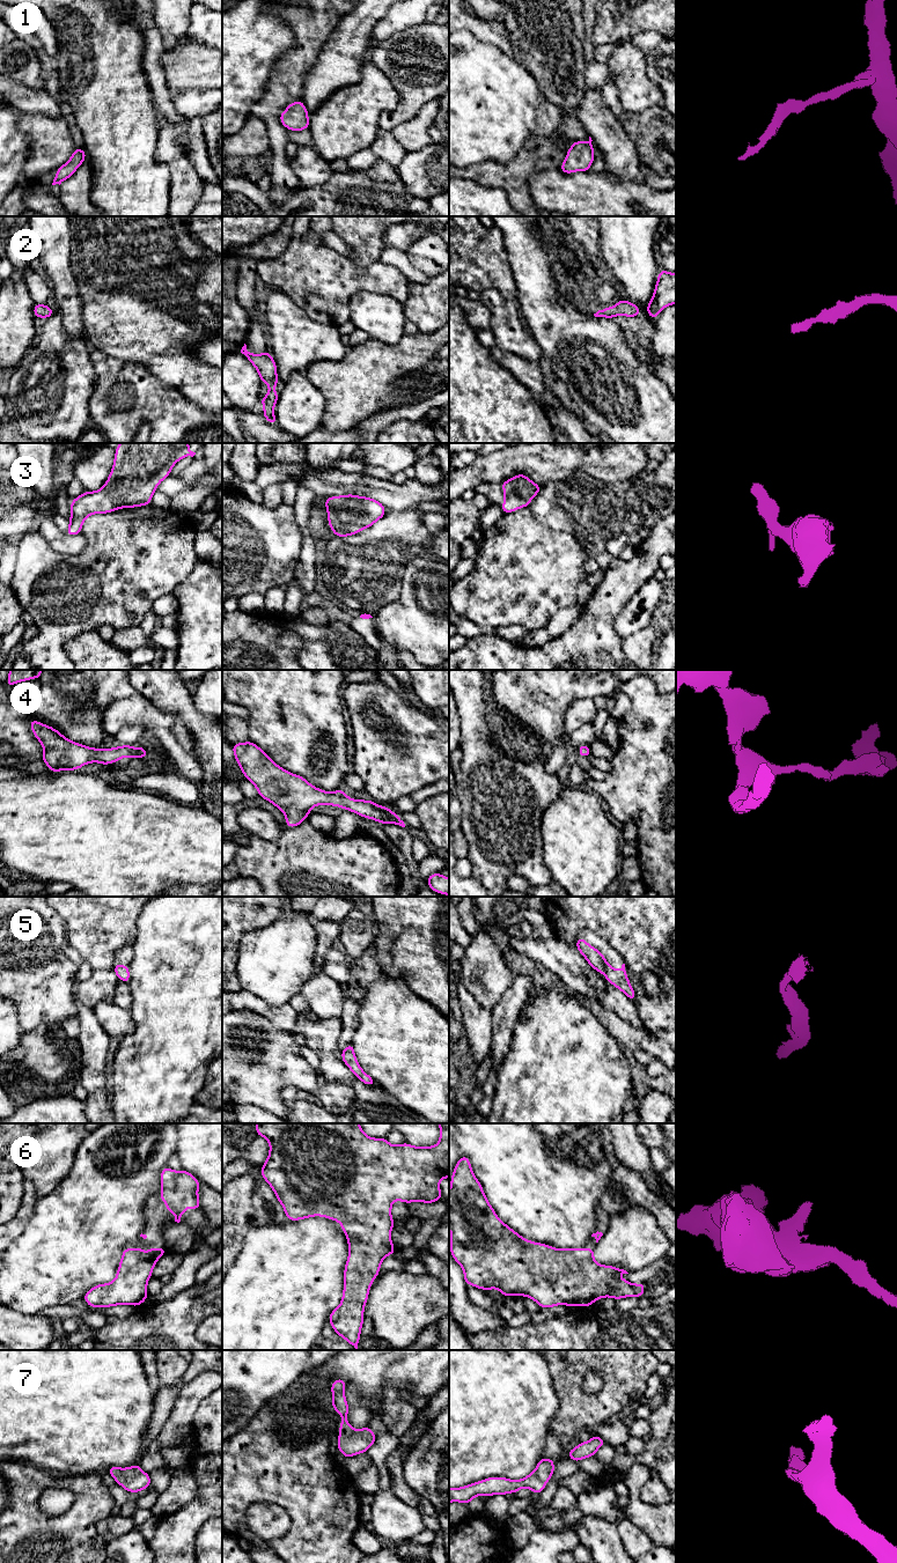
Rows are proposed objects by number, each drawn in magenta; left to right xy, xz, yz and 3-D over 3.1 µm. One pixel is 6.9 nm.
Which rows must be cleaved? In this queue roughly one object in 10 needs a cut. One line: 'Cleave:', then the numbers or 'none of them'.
Cleave: none of them

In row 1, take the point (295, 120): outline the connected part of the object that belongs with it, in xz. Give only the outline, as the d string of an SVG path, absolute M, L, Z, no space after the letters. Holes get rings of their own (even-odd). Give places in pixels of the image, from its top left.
M302 101L287 105L287 110L280 113L281 124L292 131L299 132L309 128L309 112Z

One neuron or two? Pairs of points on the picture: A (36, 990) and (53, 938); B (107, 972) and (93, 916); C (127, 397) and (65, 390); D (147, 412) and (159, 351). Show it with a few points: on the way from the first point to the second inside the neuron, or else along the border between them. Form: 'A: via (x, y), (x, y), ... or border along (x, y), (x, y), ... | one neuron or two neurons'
A: via (36, 978), (36, 956), (41, 951) | one neuron
B: via (102, 958), (97, 948), (97, 930) | one neuron
C: border along (94, 388), (89, 399), (89, 420) | two neurons
D: border along (130, 362), (142, 365), (163, 385), (177, 390) | two neurons

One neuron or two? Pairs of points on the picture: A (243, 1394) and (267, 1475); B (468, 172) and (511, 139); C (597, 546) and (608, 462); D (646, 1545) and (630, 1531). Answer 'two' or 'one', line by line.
A: two
B: two
C: two
D: one

